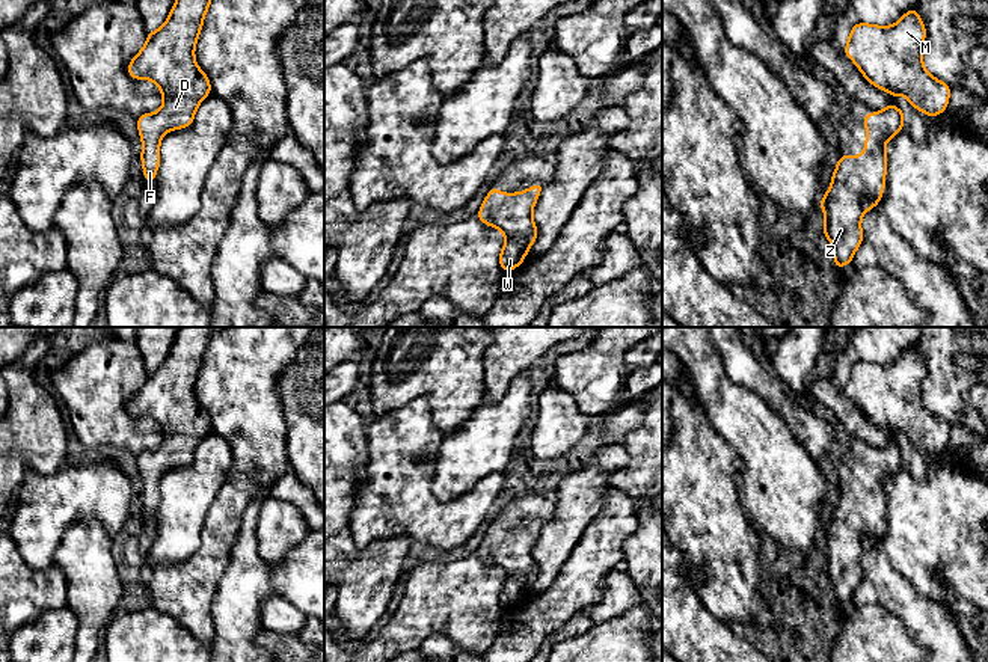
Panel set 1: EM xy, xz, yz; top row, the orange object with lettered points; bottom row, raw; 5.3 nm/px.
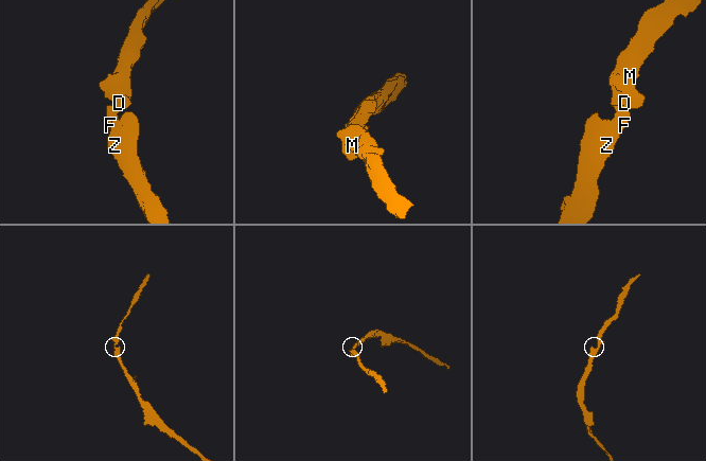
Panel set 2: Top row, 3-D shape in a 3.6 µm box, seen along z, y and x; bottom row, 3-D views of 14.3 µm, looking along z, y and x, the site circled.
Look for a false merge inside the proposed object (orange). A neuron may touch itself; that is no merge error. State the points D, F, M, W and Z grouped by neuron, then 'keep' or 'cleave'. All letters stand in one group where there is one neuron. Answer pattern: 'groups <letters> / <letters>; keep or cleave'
groups D F M W Z; keep

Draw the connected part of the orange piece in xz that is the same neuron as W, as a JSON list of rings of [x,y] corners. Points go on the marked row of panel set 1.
[[[537,182],[513,195],[492,187],[477,213],[484,225],[498,228],[505,235],[505,244],[499,253],[504,273],[519,267],[537,240],[538,229],[532,220],[532,210],[543,185]]]

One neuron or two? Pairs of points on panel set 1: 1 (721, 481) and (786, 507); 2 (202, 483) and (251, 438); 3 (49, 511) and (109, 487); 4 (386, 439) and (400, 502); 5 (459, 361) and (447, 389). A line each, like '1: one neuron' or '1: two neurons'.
1: two neurons
2: two neurons
3: one neuron
4: one neuron
5: one neuron

